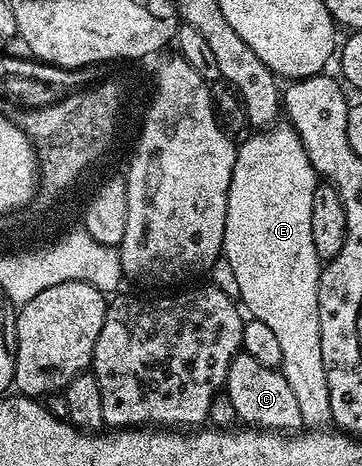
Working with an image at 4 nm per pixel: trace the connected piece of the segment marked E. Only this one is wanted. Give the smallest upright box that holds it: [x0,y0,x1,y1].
[221,122,333,430]

